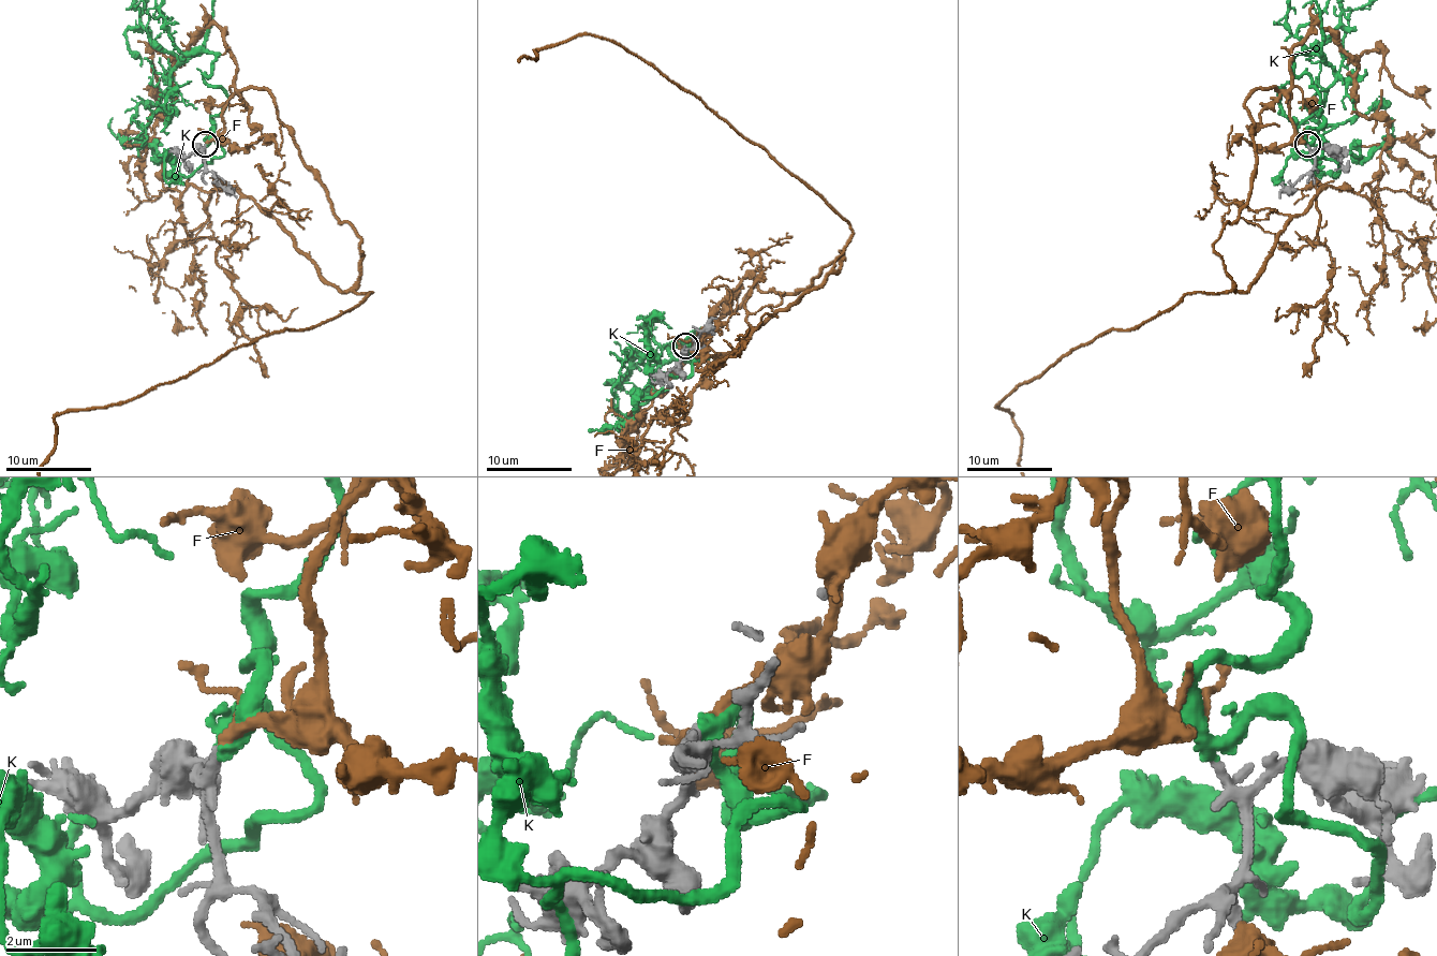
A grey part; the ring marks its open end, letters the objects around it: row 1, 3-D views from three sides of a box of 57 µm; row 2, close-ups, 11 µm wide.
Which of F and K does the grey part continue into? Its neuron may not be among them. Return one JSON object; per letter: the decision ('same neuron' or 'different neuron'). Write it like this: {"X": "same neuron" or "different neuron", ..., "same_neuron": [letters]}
{"F": "same neuron", "K": "different neuron", "same_neuron": ["F"]}

